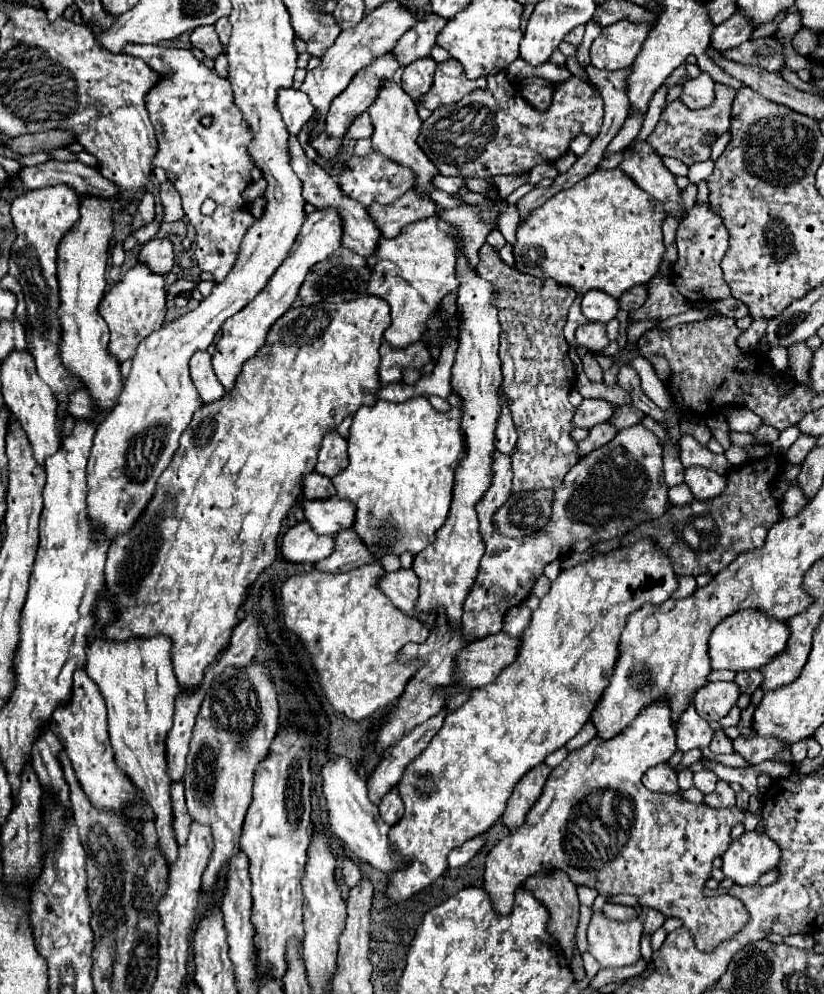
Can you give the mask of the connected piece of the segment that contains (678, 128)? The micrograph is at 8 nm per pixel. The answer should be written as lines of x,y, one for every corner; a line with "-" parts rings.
717,83
715,91
715,100
707,109
691,111
691,109
685,109
685,105
681,105
681,103
667,105
667,109
661,113
661,119
659,119
655,131
647,139
647,143
655,149
655,153
659,157
675,157
675,159
681,159
685,165
693,165
693,163
709,159
711,147
705,145
705,137
709,137
709,135
719,137
729,131
731,107
737,94
736,90

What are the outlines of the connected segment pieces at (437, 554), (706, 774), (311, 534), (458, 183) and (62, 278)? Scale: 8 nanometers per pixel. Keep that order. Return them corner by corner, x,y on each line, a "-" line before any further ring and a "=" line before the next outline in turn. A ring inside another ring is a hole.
459,257
457,263
459,277
459,309
461,309
461,327
459,327
459,347
455,355
455,365
451,369
451,389
461,397
461,431
465,437
465,457
455,471
453,501
443,523
443,529
435,533
435,541
415,555
413,571
419,577
419,611
445,611
449,625
457,627
461,623
463,601
469,595
471,585
475,583
479,561
485,551
485,543
479,533
479,519
475,505
487,493
493,479
493,453
495,453
495,427
501,415
501,361
497,355
499,349
499,319
497,309
493,307
495,293
483,281
475,269
469,269
467,259
=
702,770
693,775
693,785
695,785
701,793
705,793
705,795
715,791
717,781
719,781
719,779
717,779
717,775
715,775
715,773
711,773
709,770
=
307,521
293,525
281,543
281,553
291,563
319,563
329,557
335,549
335,541
331,537
317,535
=
437,173
437,175
431,179
431,183
433,183
437,189
453,195
453,193
457,193
457,191
463,187
463,177
445,177
445,175
=
99,197
81,199
81,219
73,231
69,231
59,243
57,257
57,277
61,289
61,307
59,321
63,329
61,341
61,361
69,371
75,371
91,397
107,409
115,407
119,393
123,389
123,379
119,373
119,363
109,355
109,329
103,317
99,315
99,301
105,293
105,267
109,257
109,247
113,239
113,221
111,221
111,203

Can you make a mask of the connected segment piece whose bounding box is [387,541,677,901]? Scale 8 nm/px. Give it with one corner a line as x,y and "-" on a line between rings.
637,541
631,547
615,549
605,555
593,555
587,563
575,565
551,583
551,591
533,611
533,623
521,635
521,651
499,677
485,687
473,689
469,701
447,715
443,729
427,745
427,749
407,767
399,783
399,797
405,805
405,815
391,827
389,837
397,851
409,859
409,867
389,875
387,895
401,901
419,893
447,869
447,855
463,841
485,833
505,809
515,783
539,765
549,753
565,747
587,723
591,705
607,687
619,657
619,635
627,617
641,609
643,603
663,603
677,589
677,579
663,551
651,541

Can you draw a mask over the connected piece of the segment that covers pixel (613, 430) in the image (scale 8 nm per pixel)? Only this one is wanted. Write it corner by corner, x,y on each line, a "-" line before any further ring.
609,421
591,427
589,437
579,443
579,453
581,453
581,457
587,455
587,453
591,453
591,451
597,449
597,447
603,447
603,445
609,443
615,435
617,435
617,427
615,427
613,423
609,423

